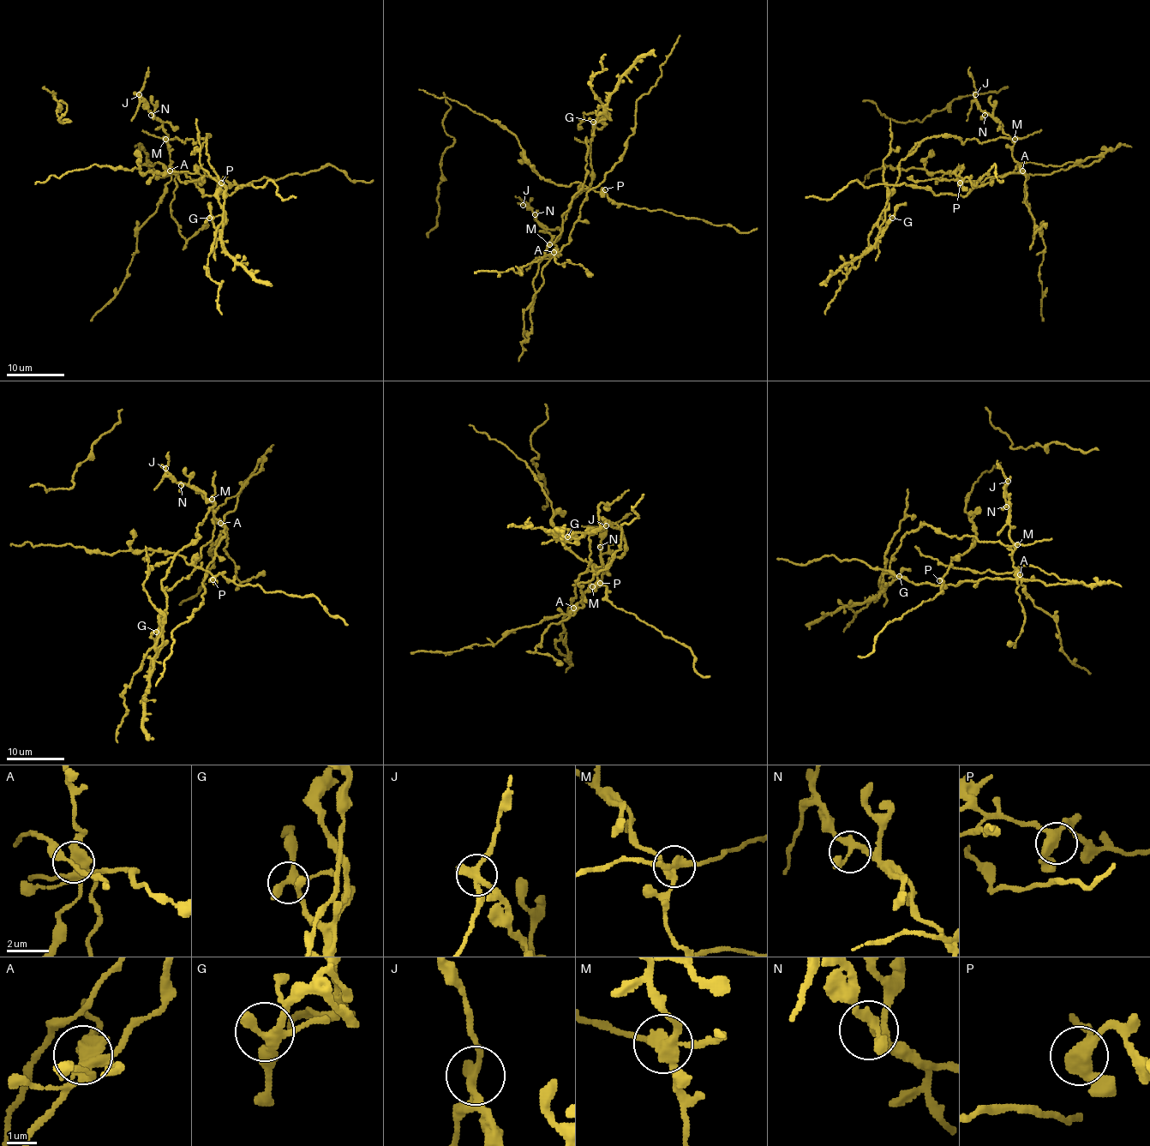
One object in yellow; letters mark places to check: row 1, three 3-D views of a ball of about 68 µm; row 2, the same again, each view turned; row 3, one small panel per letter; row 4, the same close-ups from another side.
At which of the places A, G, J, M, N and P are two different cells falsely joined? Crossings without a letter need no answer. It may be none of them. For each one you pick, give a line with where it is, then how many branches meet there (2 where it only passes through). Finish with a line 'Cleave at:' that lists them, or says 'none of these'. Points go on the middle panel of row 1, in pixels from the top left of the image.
A: (554, 252) | 6
J: (523, 205) | 2
M: (549, 244) | 4
Cleave at: A, J, M

